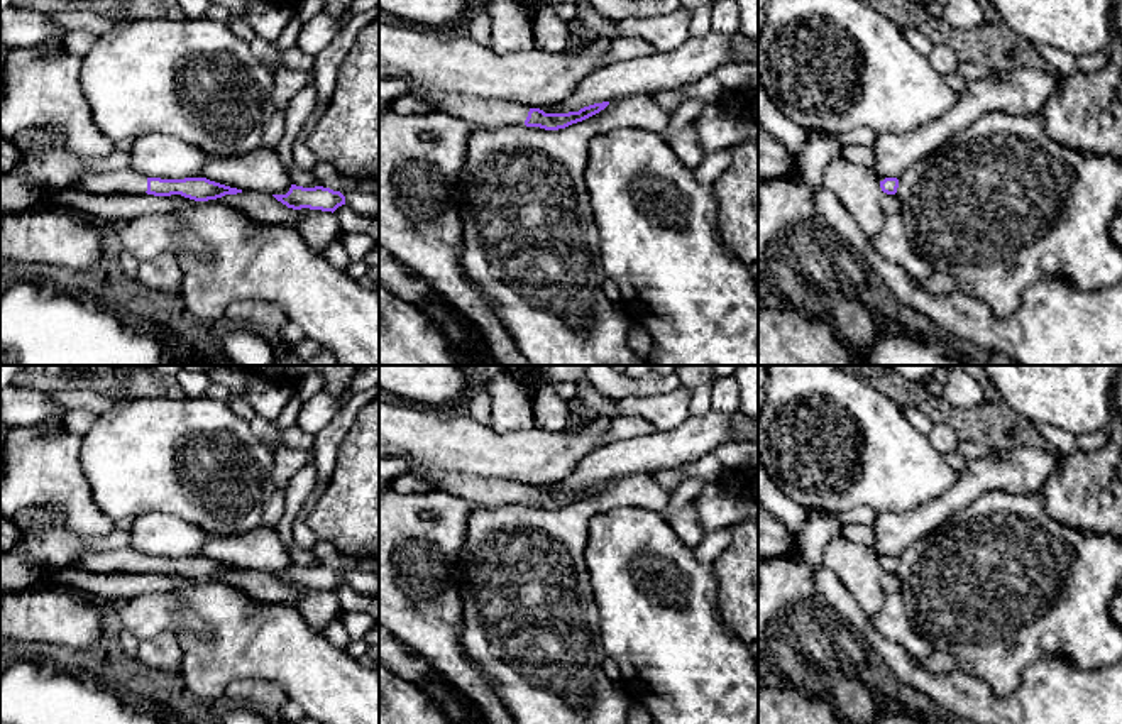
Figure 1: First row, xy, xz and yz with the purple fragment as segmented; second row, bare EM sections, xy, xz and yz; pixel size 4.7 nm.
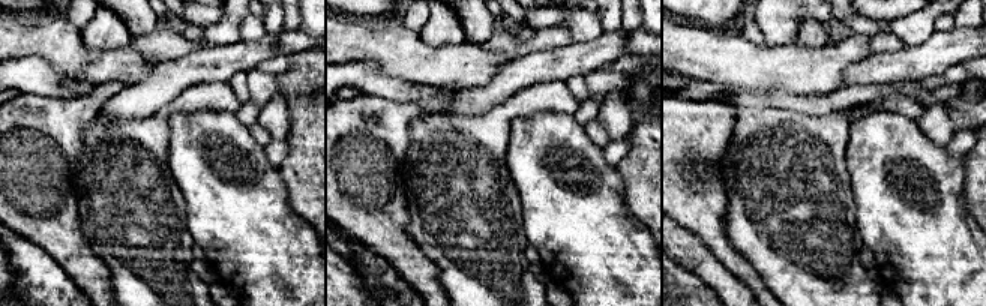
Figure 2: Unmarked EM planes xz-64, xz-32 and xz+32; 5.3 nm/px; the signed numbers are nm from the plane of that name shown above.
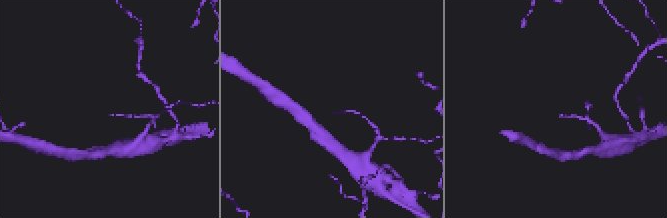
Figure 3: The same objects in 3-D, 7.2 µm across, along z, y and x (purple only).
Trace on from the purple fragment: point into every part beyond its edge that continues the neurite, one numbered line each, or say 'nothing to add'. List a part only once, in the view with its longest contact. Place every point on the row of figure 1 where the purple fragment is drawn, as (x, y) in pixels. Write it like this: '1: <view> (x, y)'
1: xy (127, 180)

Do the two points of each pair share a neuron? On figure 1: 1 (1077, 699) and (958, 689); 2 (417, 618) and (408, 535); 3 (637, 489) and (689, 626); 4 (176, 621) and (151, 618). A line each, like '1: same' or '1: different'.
1: same
2: same
3: different
4: same

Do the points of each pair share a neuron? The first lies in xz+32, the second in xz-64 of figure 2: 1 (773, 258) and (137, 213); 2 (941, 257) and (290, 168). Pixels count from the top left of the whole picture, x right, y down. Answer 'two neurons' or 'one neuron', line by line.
1: one neuron
2: two neurons

